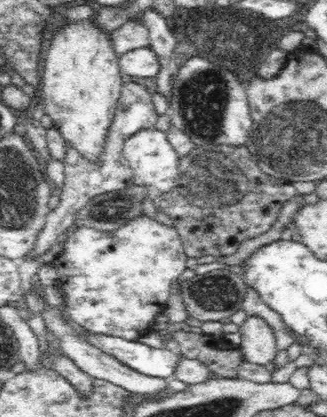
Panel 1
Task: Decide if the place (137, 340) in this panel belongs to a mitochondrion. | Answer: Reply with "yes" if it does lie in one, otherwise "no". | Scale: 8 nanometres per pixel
no

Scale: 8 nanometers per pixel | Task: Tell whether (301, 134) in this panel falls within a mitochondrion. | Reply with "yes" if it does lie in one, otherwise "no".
yes

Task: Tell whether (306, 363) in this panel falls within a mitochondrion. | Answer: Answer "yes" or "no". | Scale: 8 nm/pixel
no

